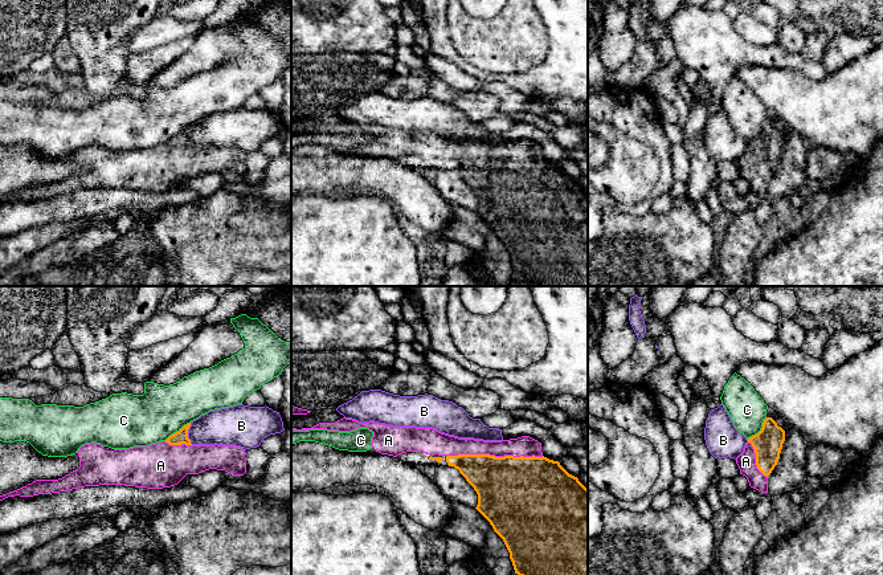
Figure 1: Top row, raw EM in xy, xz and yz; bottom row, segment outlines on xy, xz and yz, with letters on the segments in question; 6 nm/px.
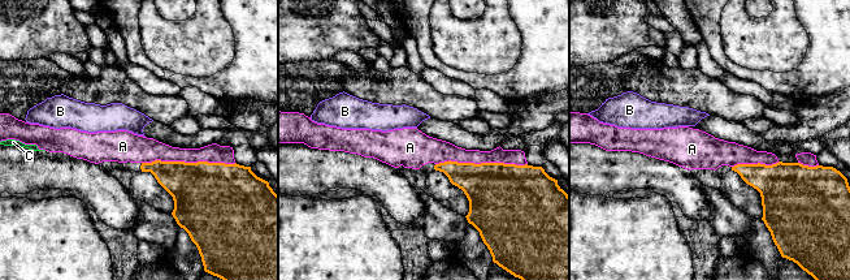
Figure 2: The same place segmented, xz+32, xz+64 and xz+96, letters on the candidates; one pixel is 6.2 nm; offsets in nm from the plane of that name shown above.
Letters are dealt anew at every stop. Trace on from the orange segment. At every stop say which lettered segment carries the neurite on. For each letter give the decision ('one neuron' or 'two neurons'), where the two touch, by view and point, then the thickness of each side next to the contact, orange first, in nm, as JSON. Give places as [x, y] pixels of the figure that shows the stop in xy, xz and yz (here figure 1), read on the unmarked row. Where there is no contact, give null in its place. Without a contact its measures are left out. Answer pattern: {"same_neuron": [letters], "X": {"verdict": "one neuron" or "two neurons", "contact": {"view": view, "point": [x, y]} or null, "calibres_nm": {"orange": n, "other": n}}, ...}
{"same_neuron": ["A"], "A": {"verdict": "one neuron", "contact": {"view": "xz", "point": [494, 159]}, "calibres_nm": {"orange": 440, "other": 130}}, "B": {"verdict": "two neurons", "contact": {"view": "xy", "point": [187, 137]}, "calibres_nm": {"orange": 80, "other": 220}}, "C": {"verdict": "two neurons", "contact": {"view": "yz", "point": [760, 134]}, "calibres_nm": {"orange": 180, "other": 220}}}

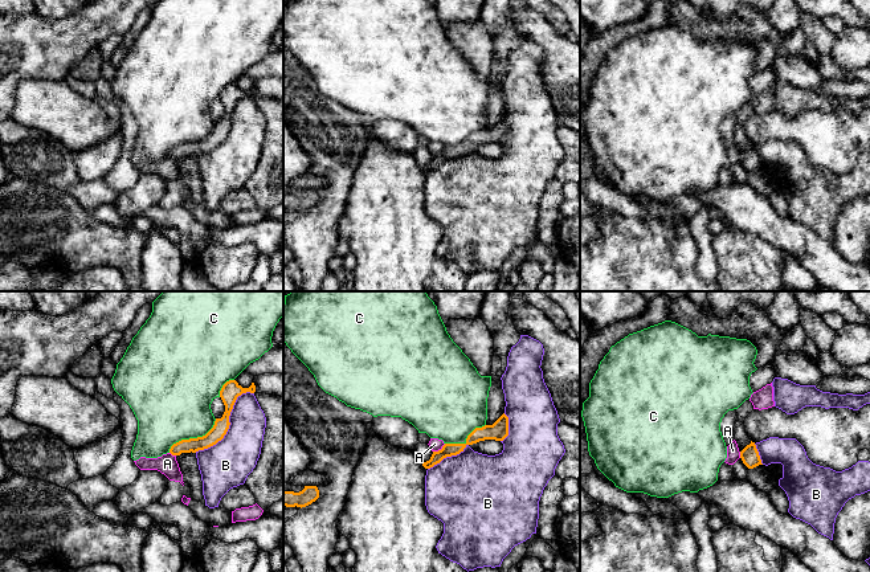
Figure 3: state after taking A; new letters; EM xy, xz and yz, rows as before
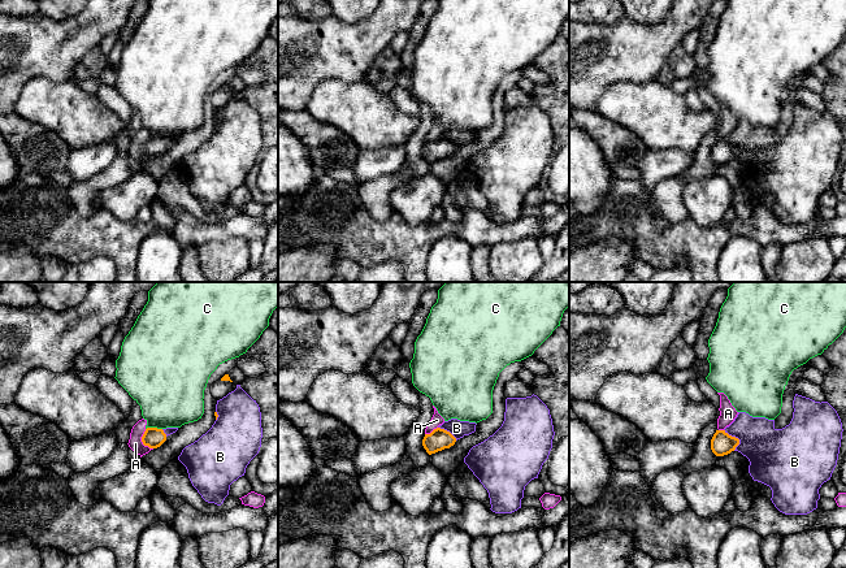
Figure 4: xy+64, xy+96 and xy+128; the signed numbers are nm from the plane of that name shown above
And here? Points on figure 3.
{"same_neuron": [], "A": {"verdict": "two neurons", "contact": {"view": "xz", "point": [438, 154]}, "calibres_nm": {"orange": 80, "other": 80}}, "B": {"verdict": "two neurons", "contact": {"view": "xy", "point": [229, 127]}, "calibres_nm": {"orange": 120, "other": 280}}, "C": {"verdict": "two neurons", "contact": {"view": "xy", "point": [192, 142]}, "calibres_nm": {"orange": 90, "other": 460}}}

